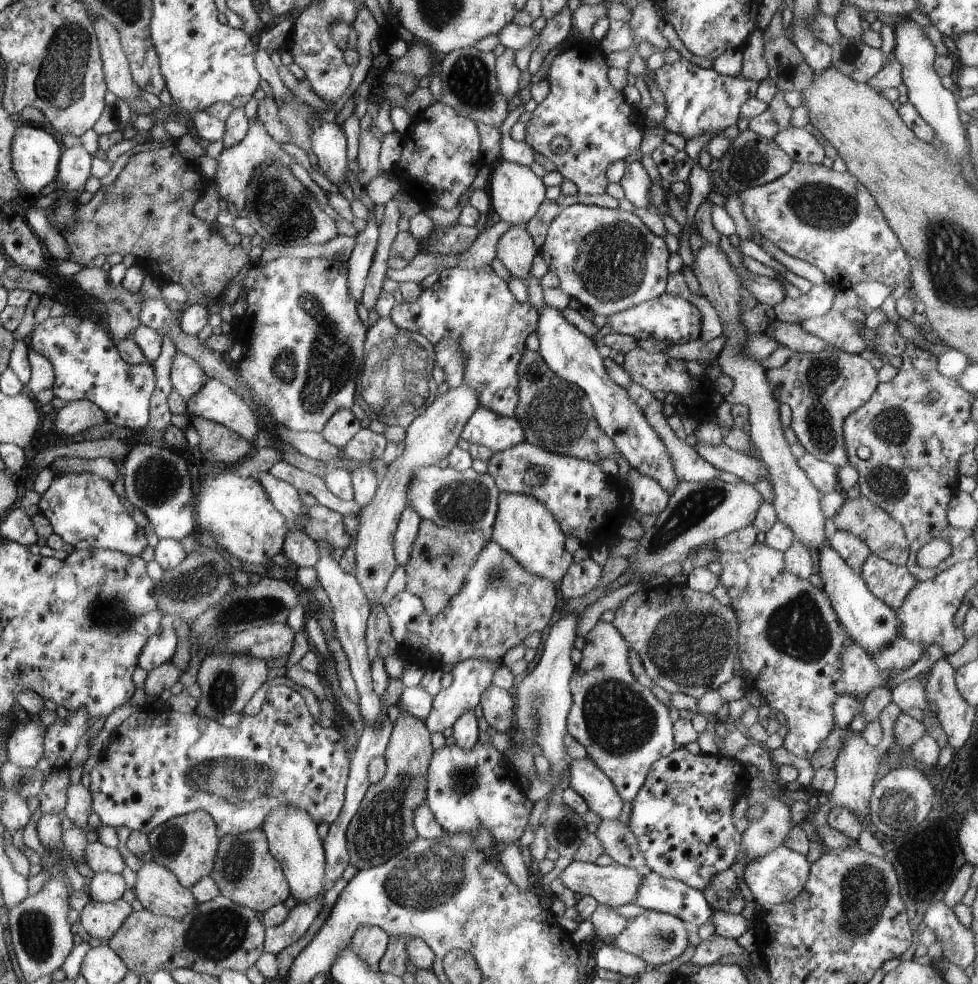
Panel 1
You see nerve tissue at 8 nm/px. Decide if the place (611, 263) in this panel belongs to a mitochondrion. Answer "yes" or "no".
yes

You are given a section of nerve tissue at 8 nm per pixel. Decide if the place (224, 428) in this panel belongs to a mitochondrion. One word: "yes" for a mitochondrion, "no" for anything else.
no

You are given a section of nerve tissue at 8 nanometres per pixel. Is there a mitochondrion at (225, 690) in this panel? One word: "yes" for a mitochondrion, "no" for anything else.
yes

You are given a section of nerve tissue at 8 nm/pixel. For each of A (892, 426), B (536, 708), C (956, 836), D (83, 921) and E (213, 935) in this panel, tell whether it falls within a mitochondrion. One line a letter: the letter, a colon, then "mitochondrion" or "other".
A: mitochondrion
B: mitochondrion
C: other
D: other
E: mitochondrion

